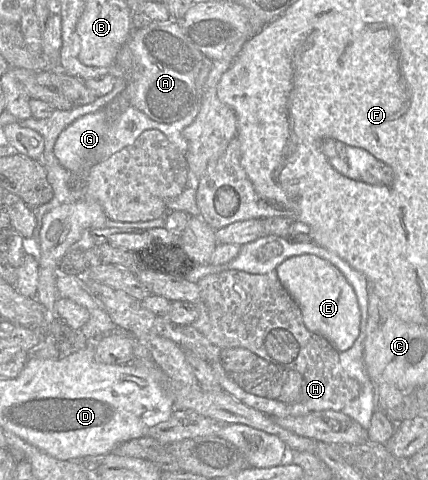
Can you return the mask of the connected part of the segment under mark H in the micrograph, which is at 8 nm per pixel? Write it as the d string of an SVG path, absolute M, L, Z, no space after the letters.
M227 270L216 274L209 274L197 282L201 301L209 313L209 331L205 335L208 345L208 363L213 368L220 387L241 403L254 408L269 417L297 417L322 410L341 411L350 401L360 394L360 384L351 378L342 368L338 351L322 336L309 331L302 319L301 311L296 301L280 283L276 271L266 274L250 274L240 270Z

